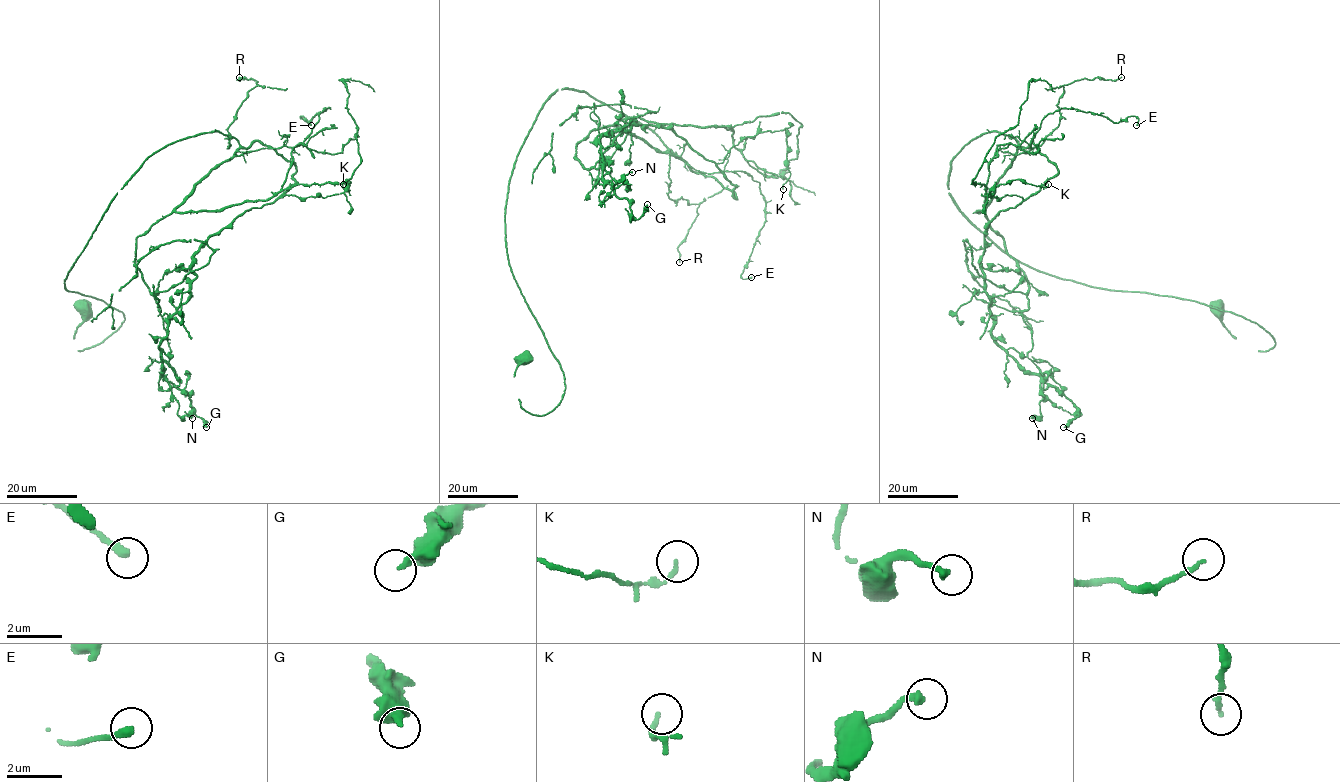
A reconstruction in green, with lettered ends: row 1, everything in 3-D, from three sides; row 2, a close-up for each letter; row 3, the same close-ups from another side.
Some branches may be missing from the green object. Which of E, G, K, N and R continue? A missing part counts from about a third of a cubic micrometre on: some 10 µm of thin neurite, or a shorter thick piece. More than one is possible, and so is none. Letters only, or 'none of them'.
none of them

